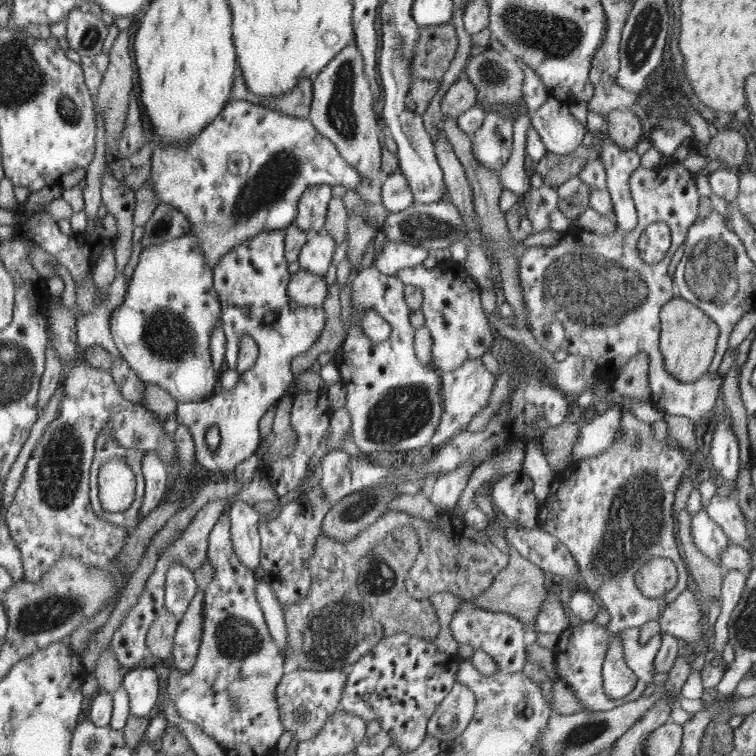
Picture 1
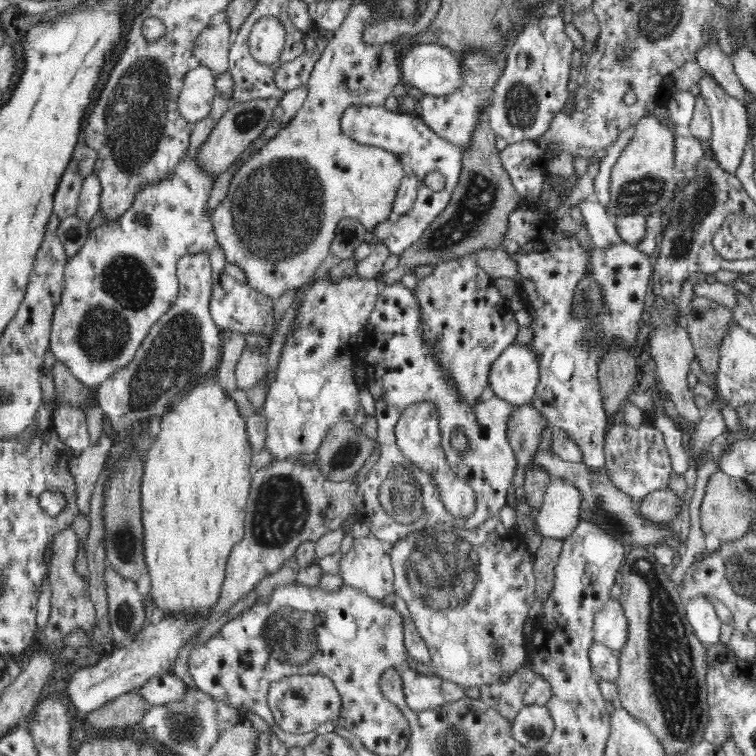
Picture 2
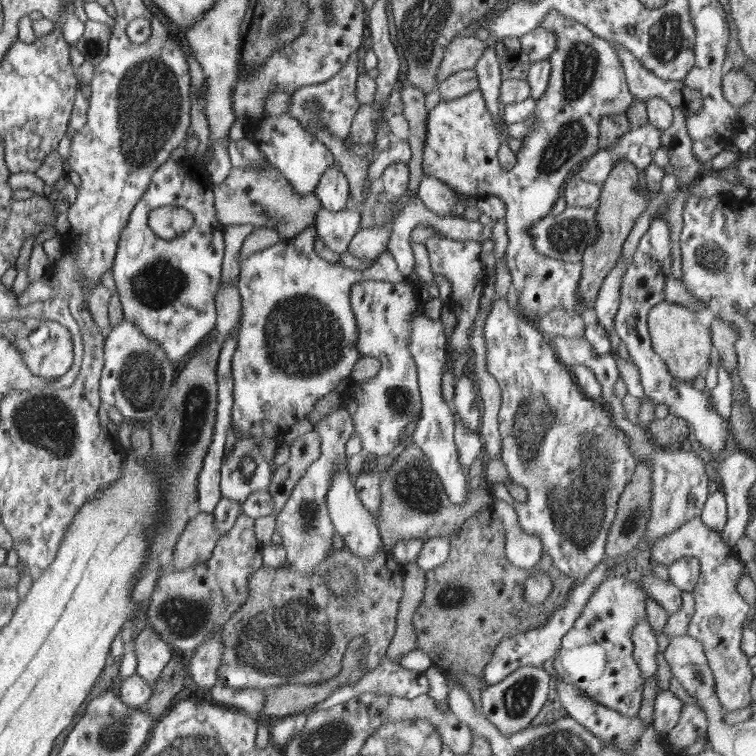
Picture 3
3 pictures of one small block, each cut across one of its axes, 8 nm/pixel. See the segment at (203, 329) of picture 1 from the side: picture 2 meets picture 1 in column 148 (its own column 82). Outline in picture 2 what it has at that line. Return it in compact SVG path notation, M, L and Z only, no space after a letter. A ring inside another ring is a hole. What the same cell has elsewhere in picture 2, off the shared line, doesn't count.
M190 148L187 155L183 156L171 179L142 188L130 210L120 216L118 222L103 224L90 233L78 254L69 258L66 264L61 301L53 314L49 348L54 353L55 360L65 364L72 376L87 387L97 388L117 369L132 362L152 325L176 302L179 286L177 263L182 256L188 254L211 254L213 287L209 311L220 330L234 330L242 335L250 332L264 333L270 340L275 334L274 300L252 290L246 283L233 280L225 272L228 263L225 261L224 249L217 243L213 218L207 212L215 180L197 166L194 151ZM140 214L146 215L146 226L138 222Z

